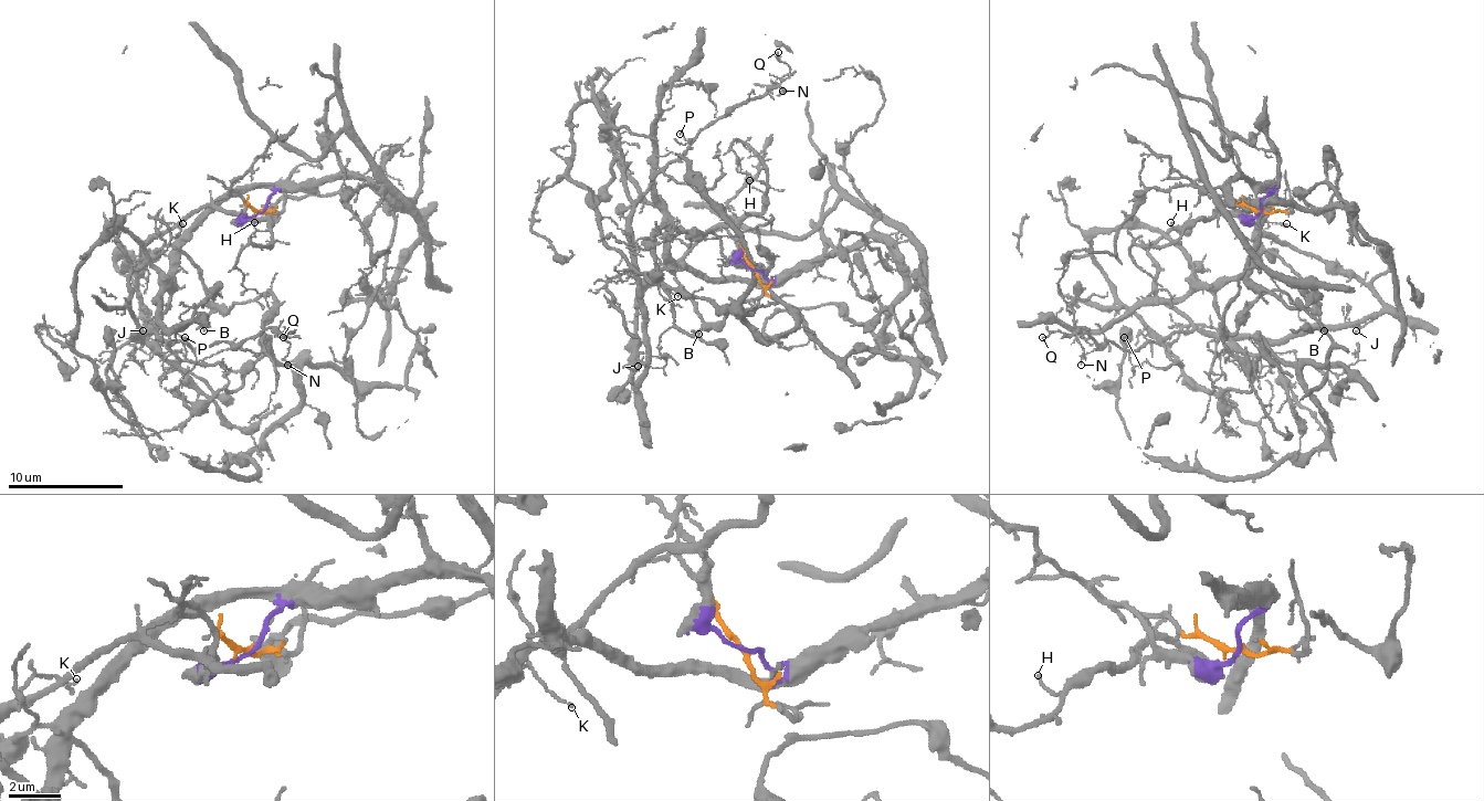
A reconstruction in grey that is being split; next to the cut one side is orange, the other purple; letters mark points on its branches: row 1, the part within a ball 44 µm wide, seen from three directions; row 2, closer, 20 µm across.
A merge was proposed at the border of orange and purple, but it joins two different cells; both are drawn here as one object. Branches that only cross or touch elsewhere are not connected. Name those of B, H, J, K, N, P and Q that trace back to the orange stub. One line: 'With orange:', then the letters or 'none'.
With orange: H, J, K, N, P, Q

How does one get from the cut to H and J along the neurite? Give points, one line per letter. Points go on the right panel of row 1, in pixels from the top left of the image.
H: (1260, 210), (1237, 204), (1228, 196), (1219, 196), (1213, 212), (1199, 221), (1181, 230), (1170, 221)
J: (1260, 210), (1237, 204), (1228, 196), (1219, 196), (1256, 228), (1288, 248), (1349, 271), (1381, 308), (1356, 332)

